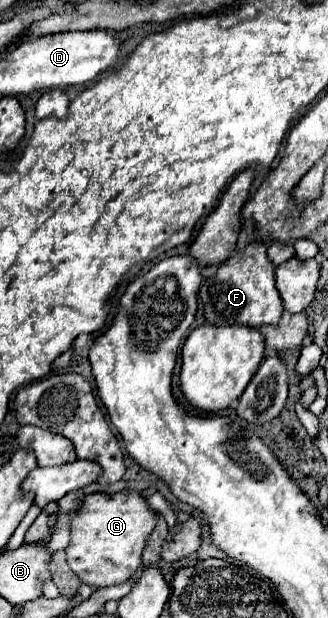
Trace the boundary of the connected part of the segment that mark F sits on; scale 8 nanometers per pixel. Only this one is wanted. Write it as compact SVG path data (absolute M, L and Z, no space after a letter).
M251 243L243 253L229 257L229 261L223 263L213 277L203 281L199 295L203 301L203 315L211 325L247 325L259 329L263 325L277 325L283 313L281 297L275 291L275 267L267 259L267 247L263 243Z

